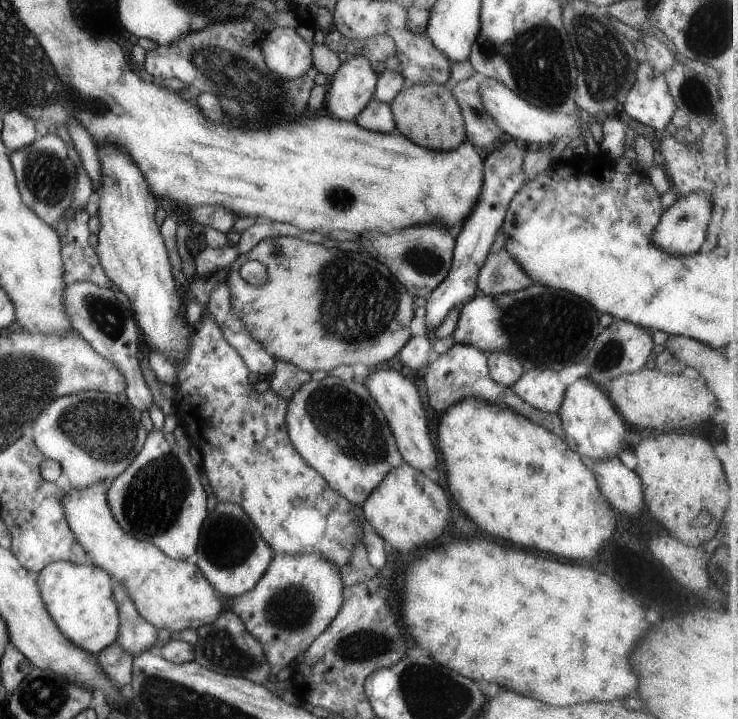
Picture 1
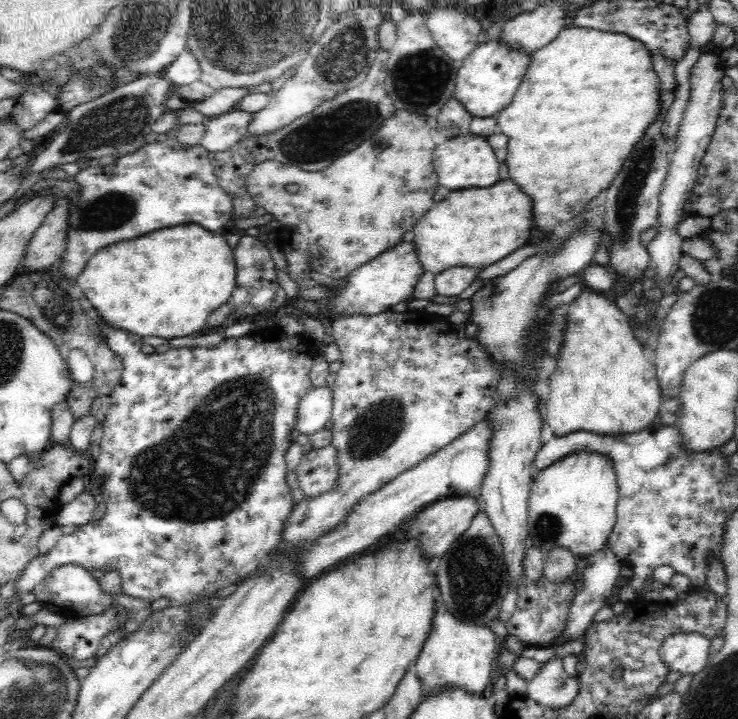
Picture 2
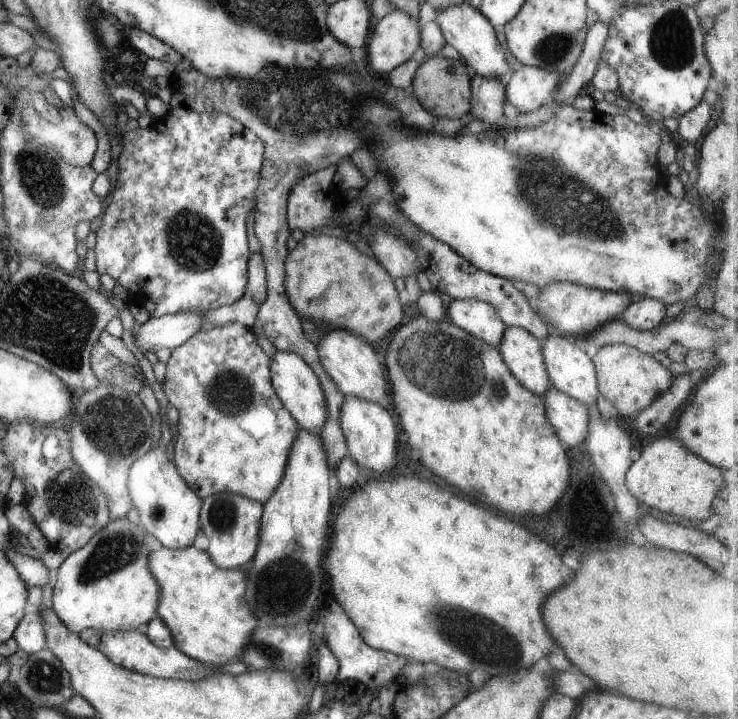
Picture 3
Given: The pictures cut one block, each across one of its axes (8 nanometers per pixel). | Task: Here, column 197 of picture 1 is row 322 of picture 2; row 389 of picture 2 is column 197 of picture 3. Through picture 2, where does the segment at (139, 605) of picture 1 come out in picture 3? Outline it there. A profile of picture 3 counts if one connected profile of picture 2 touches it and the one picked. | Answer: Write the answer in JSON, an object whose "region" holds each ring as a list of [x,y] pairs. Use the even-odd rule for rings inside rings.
{"region":[[[194,545],[182,549],[171,549],[164,546],[154,549],[148,558],[148,568],[160,586],[157,618],[170,629],[174,645],[180,649],[180,652],[214,667],[236,661],[244,654],[244,648],[259,624],[246,602],[247,574],[242,569],[220,568],[212,562],[206,551],[198,550]]]}

